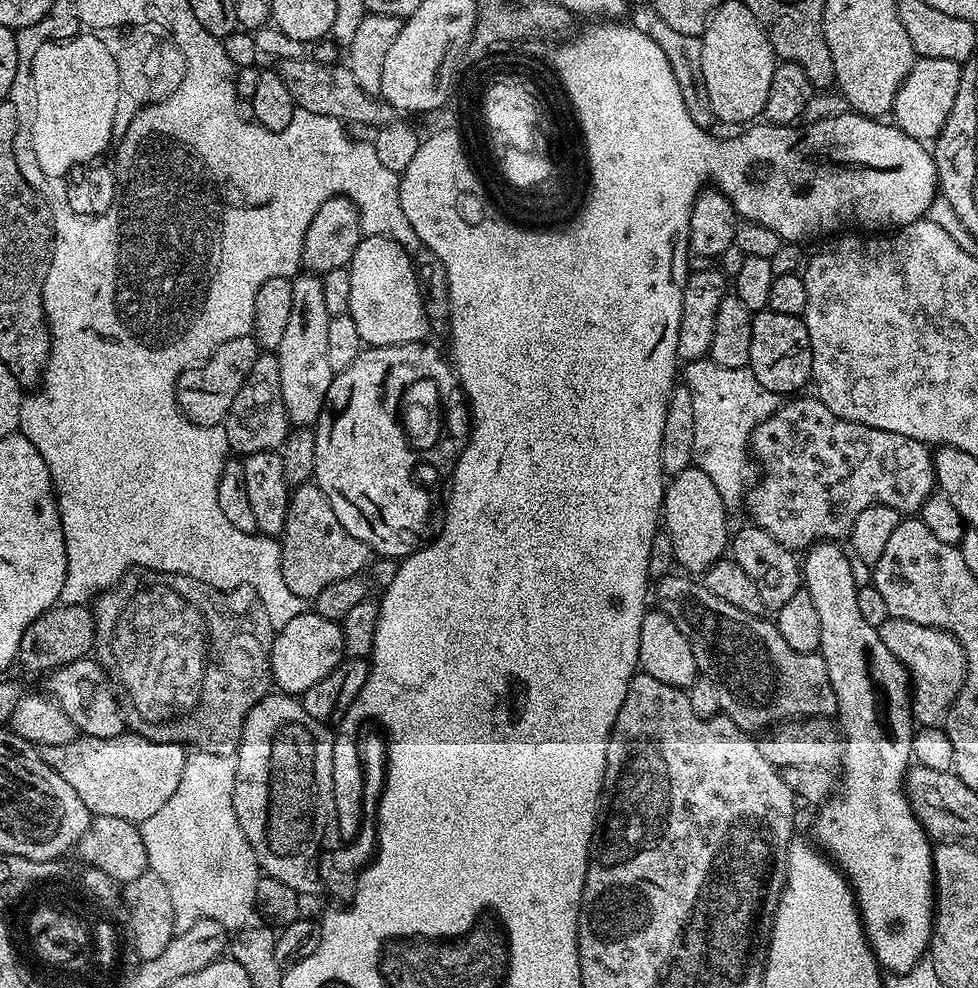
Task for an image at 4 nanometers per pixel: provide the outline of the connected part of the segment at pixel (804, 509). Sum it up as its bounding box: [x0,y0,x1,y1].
[750,398,937,550]

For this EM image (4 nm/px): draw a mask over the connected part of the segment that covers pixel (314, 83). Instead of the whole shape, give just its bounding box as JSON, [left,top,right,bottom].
[282,60,397,130]

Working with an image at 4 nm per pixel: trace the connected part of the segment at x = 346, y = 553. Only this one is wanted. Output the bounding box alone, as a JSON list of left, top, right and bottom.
[279,482,370,602]

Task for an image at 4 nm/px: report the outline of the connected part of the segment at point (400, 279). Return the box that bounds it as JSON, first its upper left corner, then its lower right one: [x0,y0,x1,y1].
[347,236,430,348]

